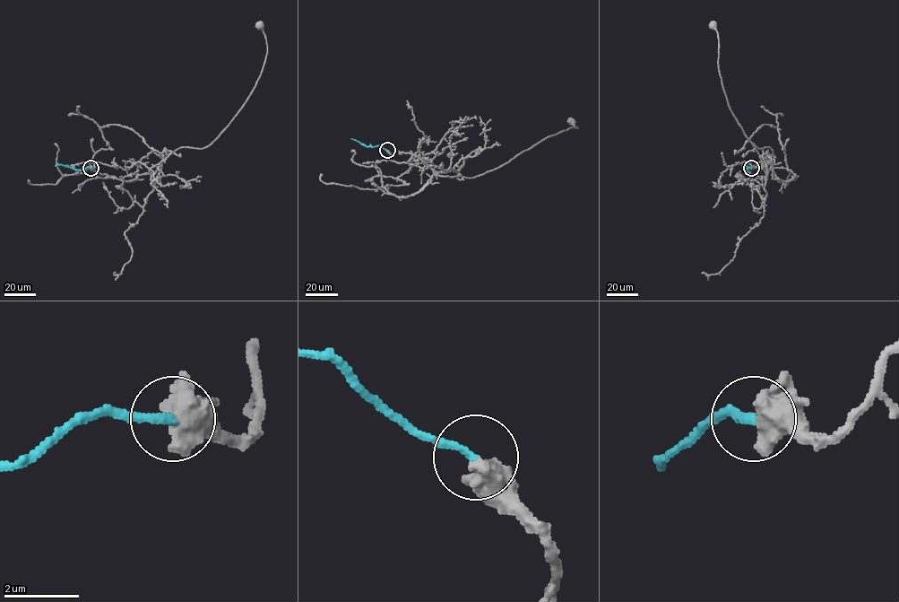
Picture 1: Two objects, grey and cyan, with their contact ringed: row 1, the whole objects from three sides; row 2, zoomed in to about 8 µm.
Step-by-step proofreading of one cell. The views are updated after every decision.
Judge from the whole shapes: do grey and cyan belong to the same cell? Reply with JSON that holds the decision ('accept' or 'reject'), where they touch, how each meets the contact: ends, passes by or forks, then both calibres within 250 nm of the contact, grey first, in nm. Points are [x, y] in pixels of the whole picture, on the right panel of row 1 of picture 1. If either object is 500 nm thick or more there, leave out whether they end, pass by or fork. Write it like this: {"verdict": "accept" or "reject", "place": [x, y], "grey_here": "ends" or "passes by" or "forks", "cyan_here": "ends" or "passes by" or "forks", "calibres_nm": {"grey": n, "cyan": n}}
{"verdict": "accept", "place": [751, 168], "calibres_nm": {"grey": 750, "cyan": 200}}

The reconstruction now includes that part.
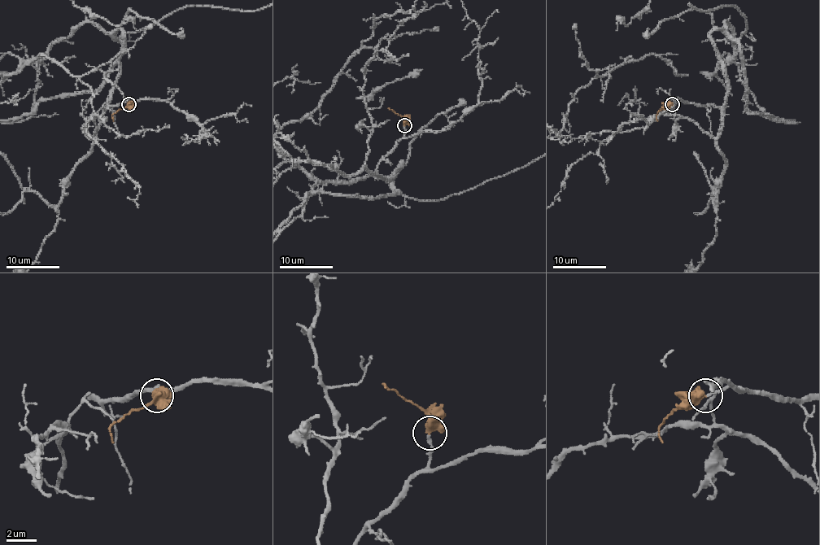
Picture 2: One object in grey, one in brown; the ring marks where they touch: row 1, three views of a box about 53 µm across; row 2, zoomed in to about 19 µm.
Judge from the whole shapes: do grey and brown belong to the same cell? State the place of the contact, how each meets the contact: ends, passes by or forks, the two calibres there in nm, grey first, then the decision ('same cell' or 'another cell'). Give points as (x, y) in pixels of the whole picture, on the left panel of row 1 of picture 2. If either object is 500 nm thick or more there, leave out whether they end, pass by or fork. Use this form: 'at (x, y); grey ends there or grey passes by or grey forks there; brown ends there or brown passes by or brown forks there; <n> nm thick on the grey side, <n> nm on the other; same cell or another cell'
at (128, 104); 200 nm thick on the grey side, 650 nm on the other; same cell

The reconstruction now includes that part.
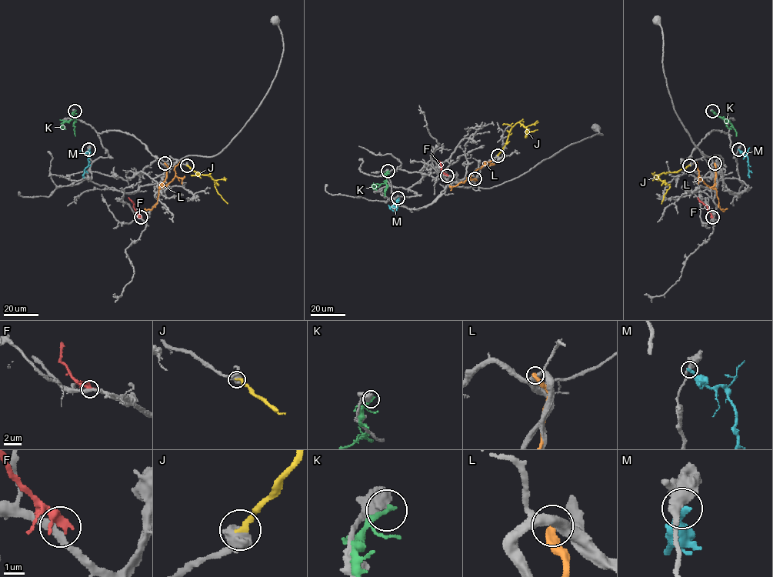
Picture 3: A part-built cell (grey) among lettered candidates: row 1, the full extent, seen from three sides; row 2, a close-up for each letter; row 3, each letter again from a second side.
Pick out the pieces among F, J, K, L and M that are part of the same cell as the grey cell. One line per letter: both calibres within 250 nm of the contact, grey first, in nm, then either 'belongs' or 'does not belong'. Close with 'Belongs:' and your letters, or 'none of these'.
F: 360/320 nm | does not belong
J: 750/260 nm | belongs
K: 650/260 nm | does not belong
L: 480/440 nm | does not belong
M: 460/320 nm | does not belong
Belongs: J

